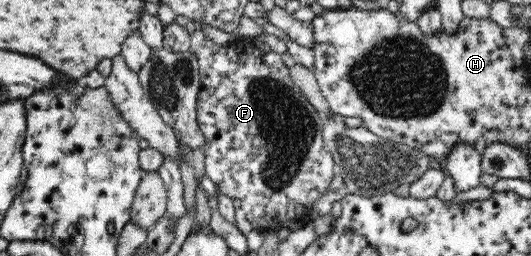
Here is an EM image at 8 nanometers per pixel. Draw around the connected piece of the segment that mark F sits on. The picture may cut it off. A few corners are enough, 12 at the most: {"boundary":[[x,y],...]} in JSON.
{"boundary":[[199,28],[205,174],[238,231],[310,212],[335,163],[281,54]]}

